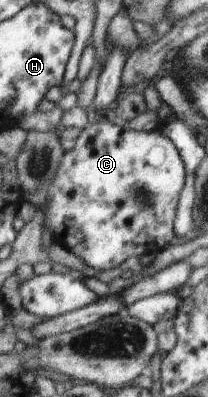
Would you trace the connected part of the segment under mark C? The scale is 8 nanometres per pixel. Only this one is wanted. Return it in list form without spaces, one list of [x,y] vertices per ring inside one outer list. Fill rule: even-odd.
[[[109,119],[86,126],[76,139],[74,147],[64,149],[54,181],[46,183],[34,193],[23,192],[23,201],[35,209],[45,211],[44,231],[51,233],[54,242],[59,242],[72,251],[88,267],[102,272],[118,267],[129,257],[161,252],[174,242],[174,209],[186,181],[184,169],[180,152],[172,140],[158,130],[123,129],[119,122],[112,123]],[[138,191],[146,195],[144,201],[136,197]]]

